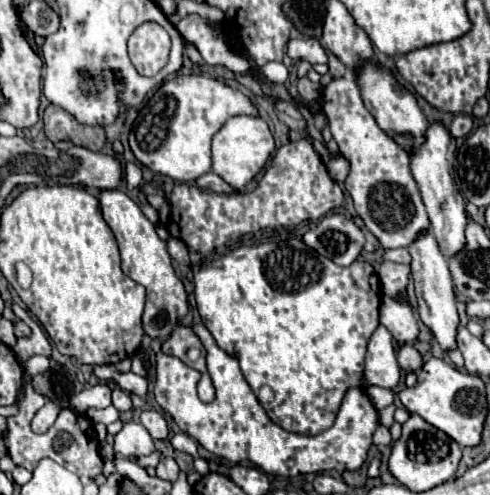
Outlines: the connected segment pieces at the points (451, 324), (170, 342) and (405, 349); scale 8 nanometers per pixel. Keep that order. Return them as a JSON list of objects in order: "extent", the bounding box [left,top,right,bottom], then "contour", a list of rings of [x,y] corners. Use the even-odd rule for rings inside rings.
[{"extent":[408,232,460,354],"contour":[[[430,232],[420,236],[408,250],[412,254],[412,264],[410,266],[412,266],[412,280],[414,280],[414,286],[416,286],[420,320],[432,330],[432,334],[436,336],[440,348],[448,354],[450,350],[458,348],[456,334],[458,334],[460,318],[458,318],[458,310],[456,310],[454,284],[452,284],[452,278],[450,278],[450,270],[446,266],[446,258],[438,250],[438,244],[436,244],[436,240]]]},{"extent":[162,326,202,362],"contour":[[[178,326],[168,340],[162,342],[162,352],[164,354],[172,354],[172,356],[178,356],[180,360],[186,362],[186,352],[190,348],[202,348],[200,340],[196,338],[196,334],[192,332],[192,328],[188,326]]]},{"extent":[396,344,422,372],"contour":[[[412,344],[400,346],[396,358],[398,358],[398,364],[400,364],[400,368],[404,372],[414,372],[414,370],[418,370],[422,366],[422,356]]]}]

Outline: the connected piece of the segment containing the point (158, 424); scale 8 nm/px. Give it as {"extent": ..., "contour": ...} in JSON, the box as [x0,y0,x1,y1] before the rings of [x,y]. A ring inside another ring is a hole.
{"extent":[140,410,168,440],"contour":[[[144,410],[140,416],[142,426],[150,432],[150,436],[154,440],[166,440],[168,438],[168,424],[164,420],[164,416],[156,410]]]}

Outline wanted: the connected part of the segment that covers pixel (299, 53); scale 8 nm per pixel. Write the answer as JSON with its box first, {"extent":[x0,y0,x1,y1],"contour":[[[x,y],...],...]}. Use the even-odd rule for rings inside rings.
{"extent":[286,38,328,64],"contour":[[[294,38],[294,40],[288,42],[286,52],[294,62],[298,62],[298,60],[306,60],[310,64],[318,64],[318,62],[326,64],[328,62],[326,52],[324,52],[322,44],[316,38],[308,38],[308,40]]]}

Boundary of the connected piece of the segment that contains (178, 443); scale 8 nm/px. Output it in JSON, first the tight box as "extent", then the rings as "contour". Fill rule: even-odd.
{"extent":[172,434,198,456],"contour":[[[176,434],[172,440],[172,446],[180,452],[186,452],[190,456],[198,456],[198,442],[194,438],[190,438],[188,434]]]}

